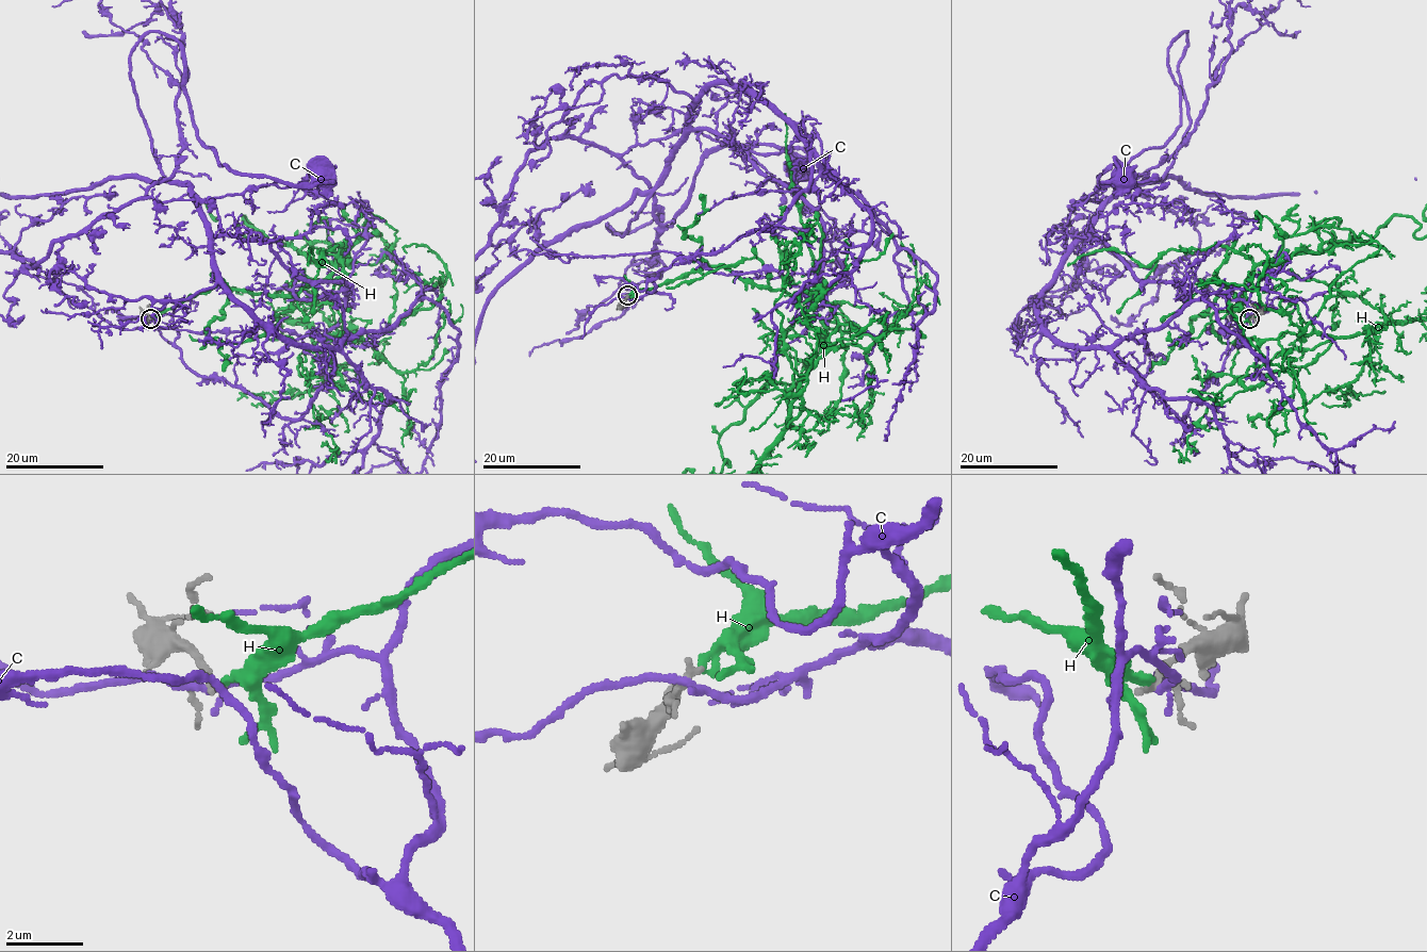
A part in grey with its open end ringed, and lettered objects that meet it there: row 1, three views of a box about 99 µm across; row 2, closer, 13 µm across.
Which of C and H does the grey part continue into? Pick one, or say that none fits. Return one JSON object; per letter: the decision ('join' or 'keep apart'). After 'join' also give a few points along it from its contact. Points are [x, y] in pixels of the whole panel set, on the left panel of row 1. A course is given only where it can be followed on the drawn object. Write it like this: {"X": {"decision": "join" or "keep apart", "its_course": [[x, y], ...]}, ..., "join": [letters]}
{"C": {"decision": "keep apart"}, "H": {"decision": "keep apart"}, "join": []}

